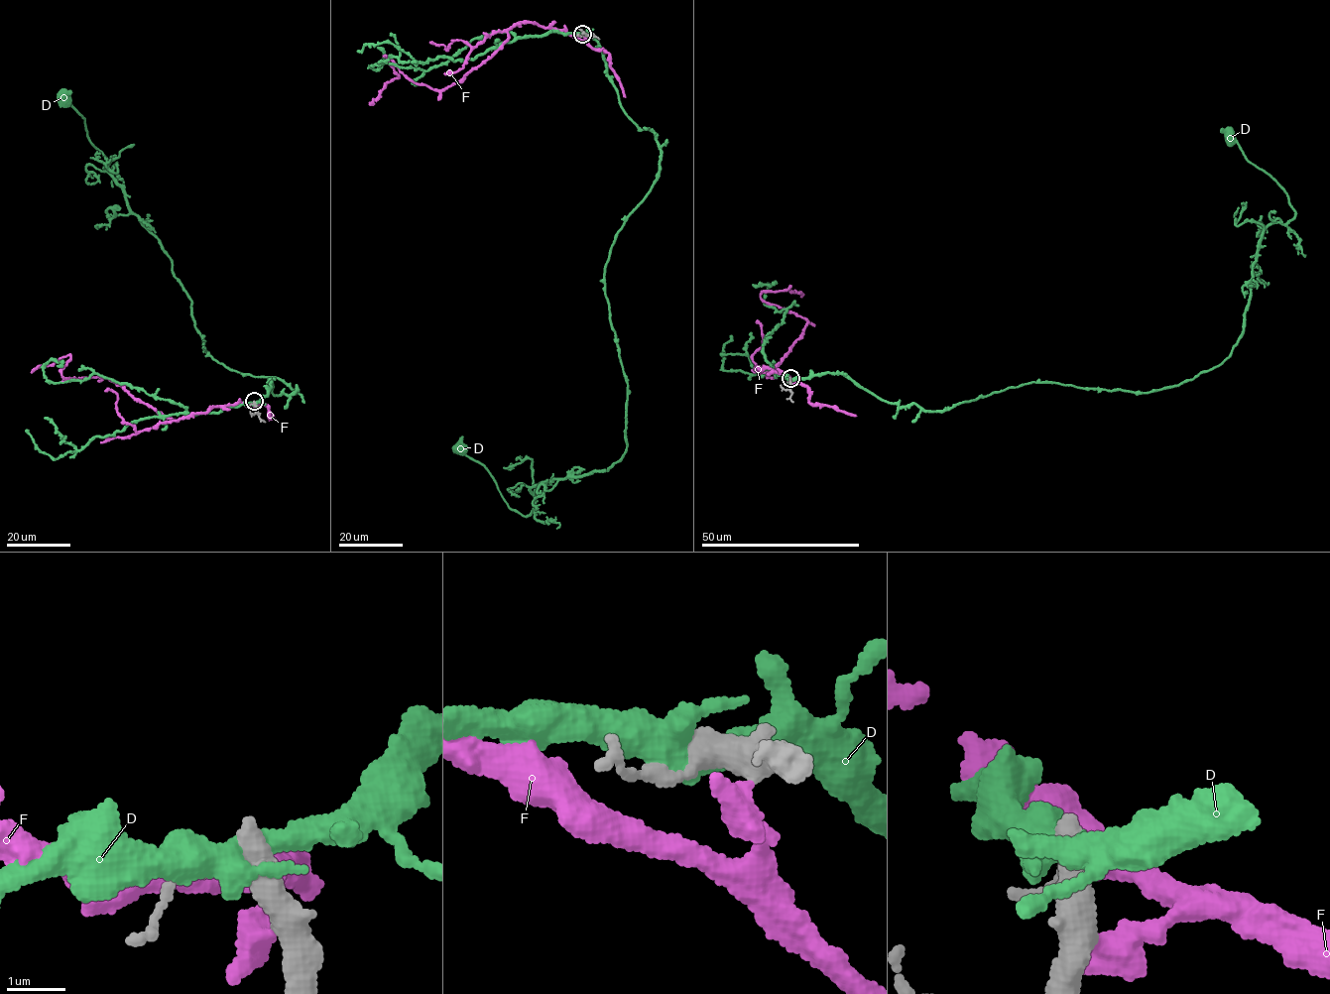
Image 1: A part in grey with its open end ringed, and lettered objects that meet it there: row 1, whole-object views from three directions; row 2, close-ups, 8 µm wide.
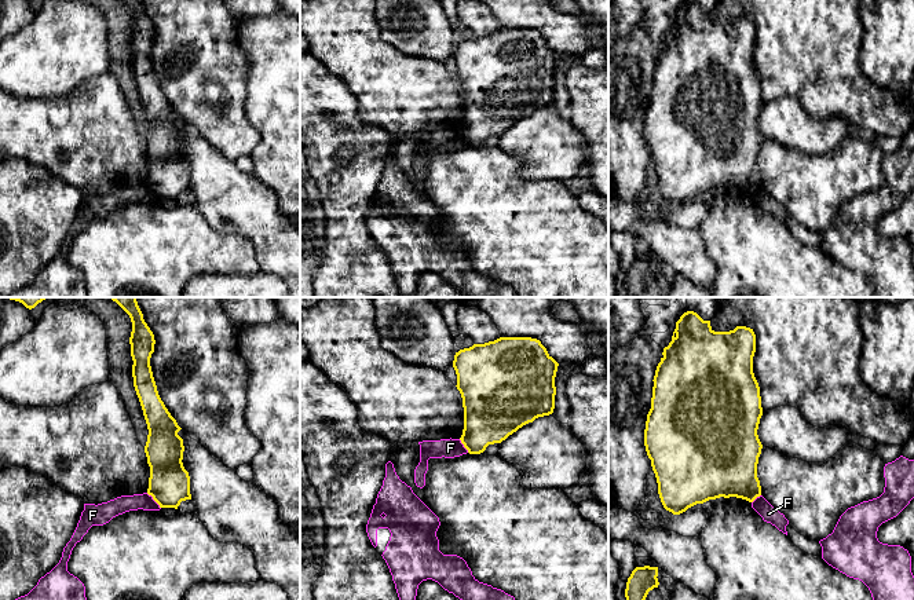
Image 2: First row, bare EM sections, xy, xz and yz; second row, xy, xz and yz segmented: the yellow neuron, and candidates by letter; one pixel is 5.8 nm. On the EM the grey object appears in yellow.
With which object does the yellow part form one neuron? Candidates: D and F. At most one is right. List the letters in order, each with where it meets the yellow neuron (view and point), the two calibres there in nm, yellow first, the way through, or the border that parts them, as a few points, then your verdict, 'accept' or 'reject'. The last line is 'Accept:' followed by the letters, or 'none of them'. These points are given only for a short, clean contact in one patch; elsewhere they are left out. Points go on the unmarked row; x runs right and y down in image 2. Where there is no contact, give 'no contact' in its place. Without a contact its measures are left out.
D: no contact; reject
F: meets yellow in xy at (153, 190); 240 nm thick on the yellow side, 100 nm on the other; border along xy (146, 185), (160, 200); reject
Accept: none of them

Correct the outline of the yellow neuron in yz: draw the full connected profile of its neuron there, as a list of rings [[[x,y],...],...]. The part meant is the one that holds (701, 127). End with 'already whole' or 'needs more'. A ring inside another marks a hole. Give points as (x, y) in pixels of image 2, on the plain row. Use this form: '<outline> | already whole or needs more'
[[[694,3],[684,4],[676,14],[672,33],[663,40],[655,62],[651,100],[644,121],[644,138],[657,169],[661,194],[673,206],[720,189],[753,194],[761,187],[757,156],[763,136],[757,121],[763,99],[753,65],[754,44],[756,26],[750,19],[736,18],[730,23],[714,23],[710,12],[703,12]]] | already whole

